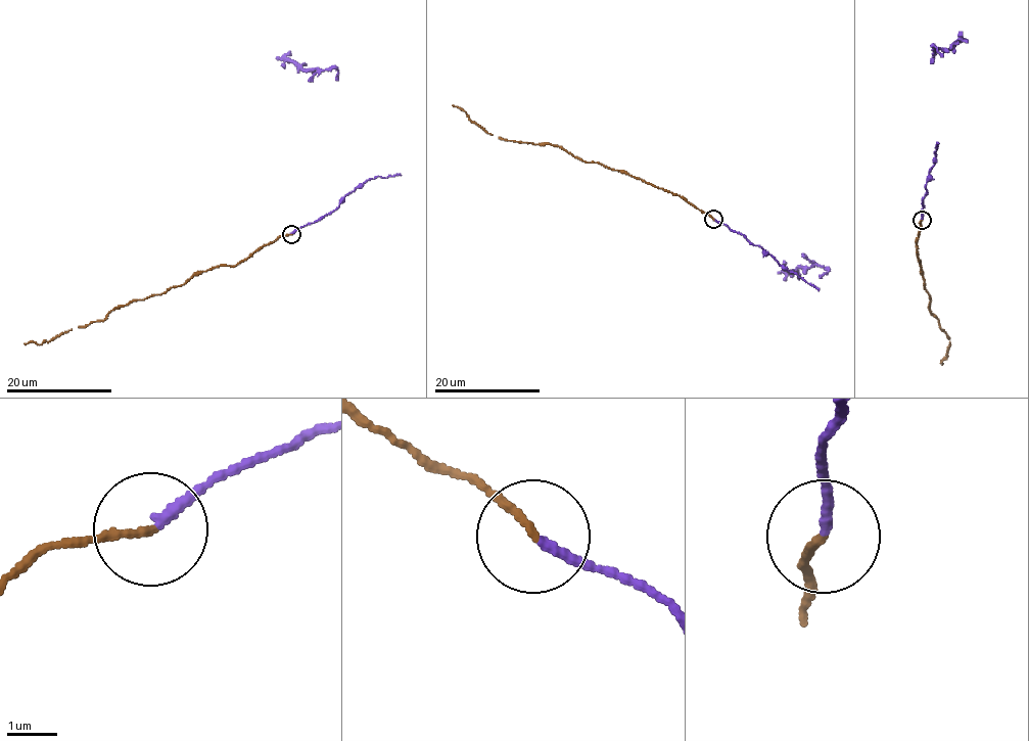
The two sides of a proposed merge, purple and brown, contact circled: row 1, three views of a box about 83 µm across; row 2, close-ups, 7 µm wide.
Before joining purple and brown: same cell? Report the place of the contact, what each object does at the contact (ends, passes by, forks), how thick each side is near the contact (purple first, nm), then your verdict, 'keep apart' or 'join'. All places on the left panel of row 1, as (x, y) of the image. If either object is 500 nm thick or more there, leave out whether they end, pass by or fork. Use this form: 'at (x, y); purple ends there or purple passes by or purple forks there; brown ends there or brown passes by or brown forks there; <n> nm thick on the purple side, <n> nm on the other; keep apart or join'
at (291, 234); purple ends there; brown ends there; 190 nm thick on the purple side, 140 nm on the other; join

